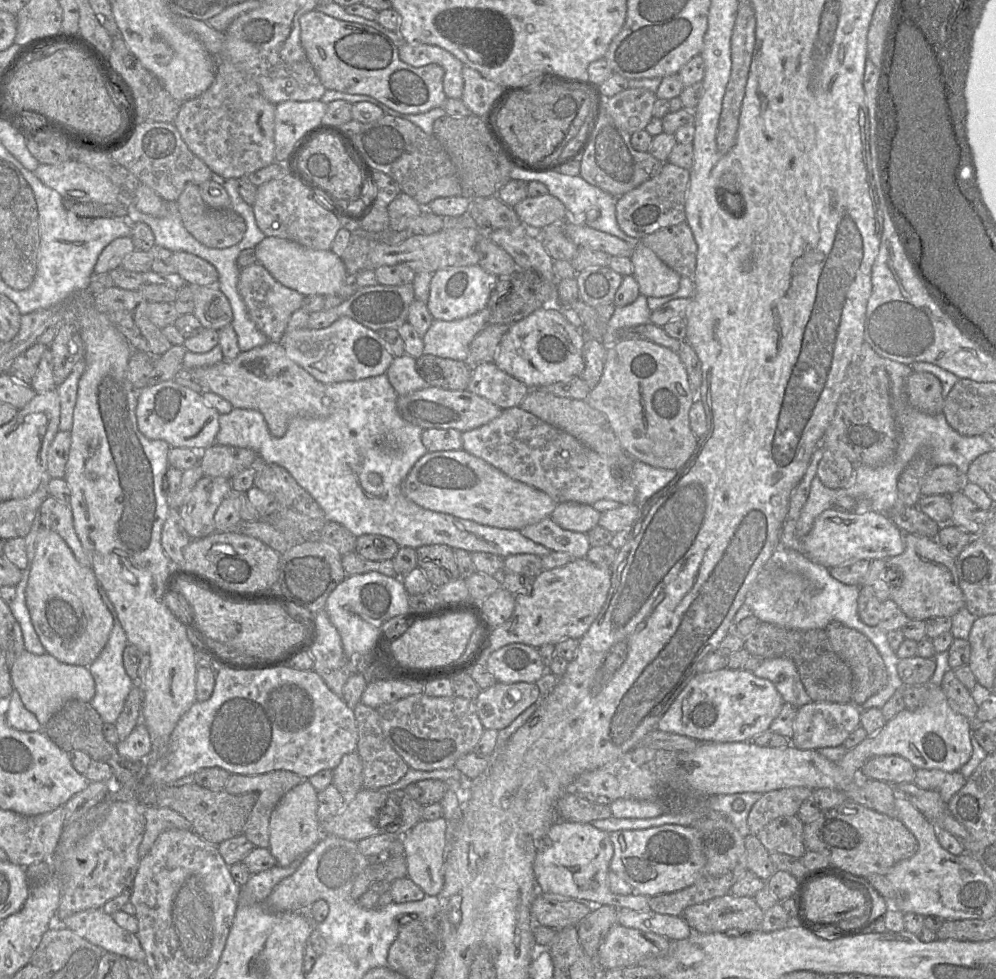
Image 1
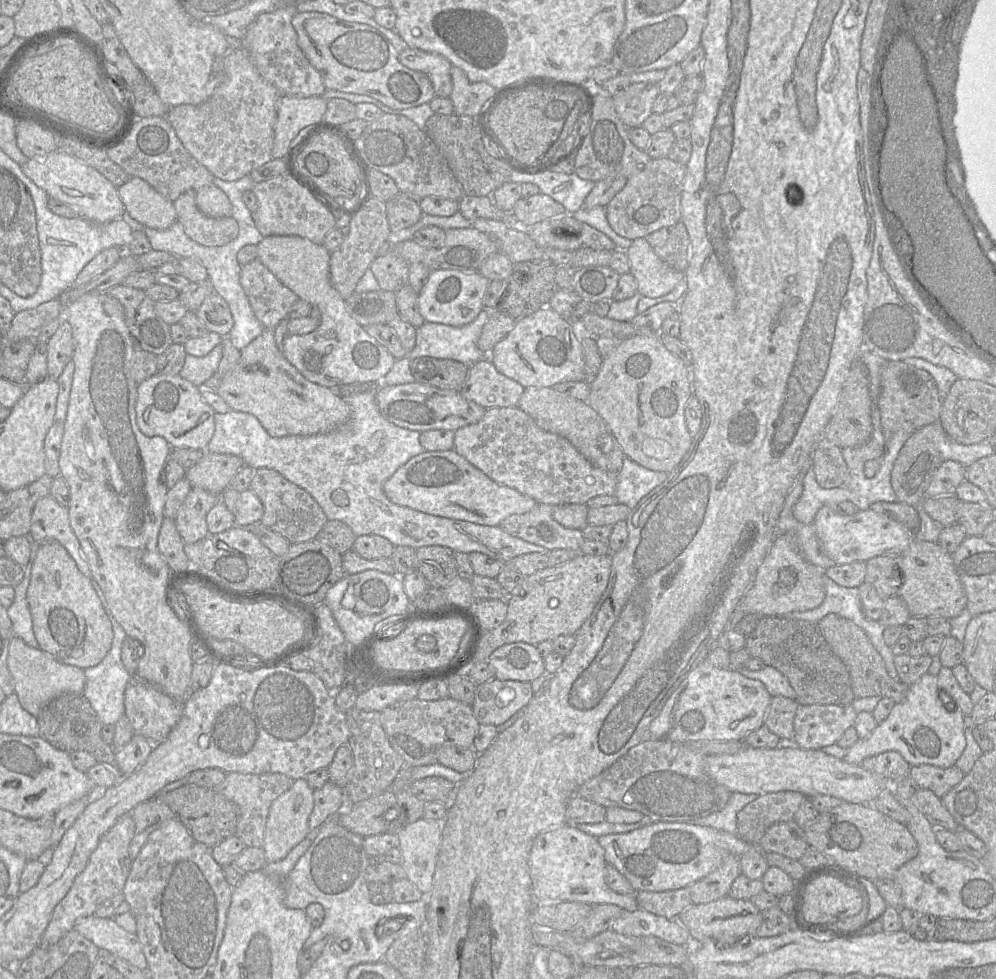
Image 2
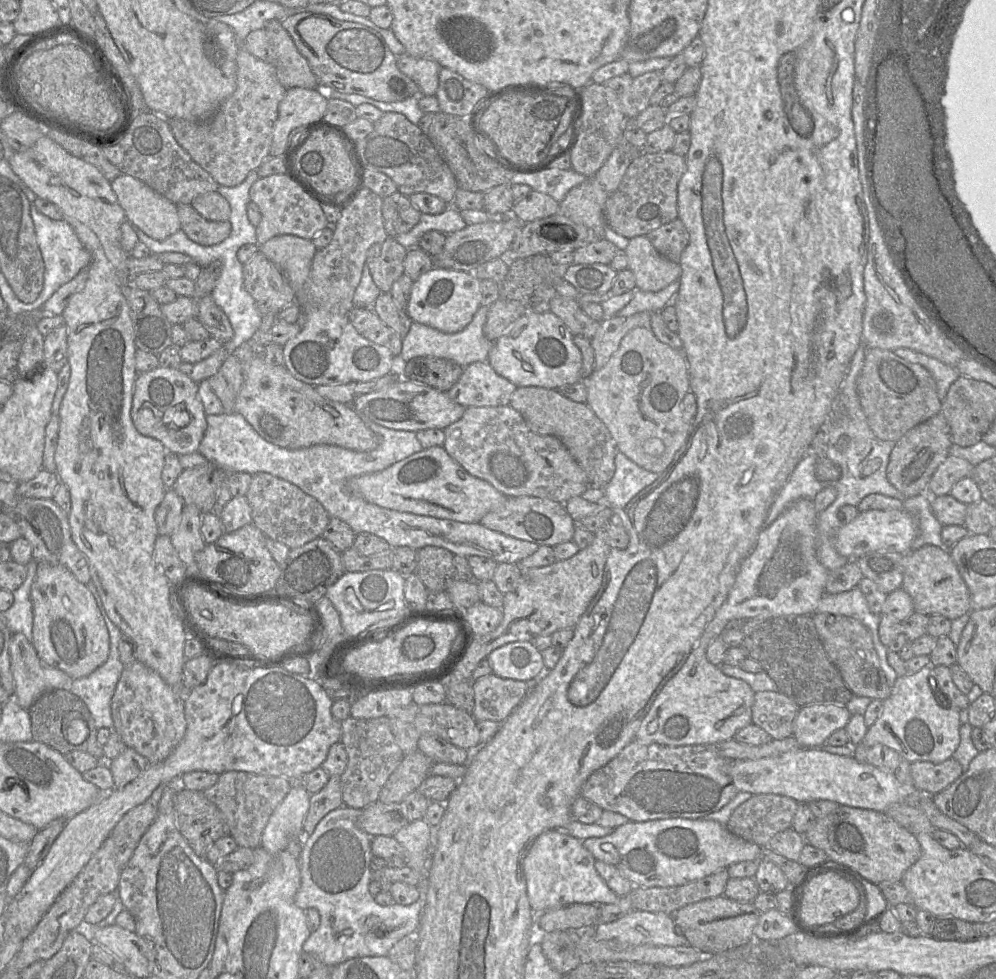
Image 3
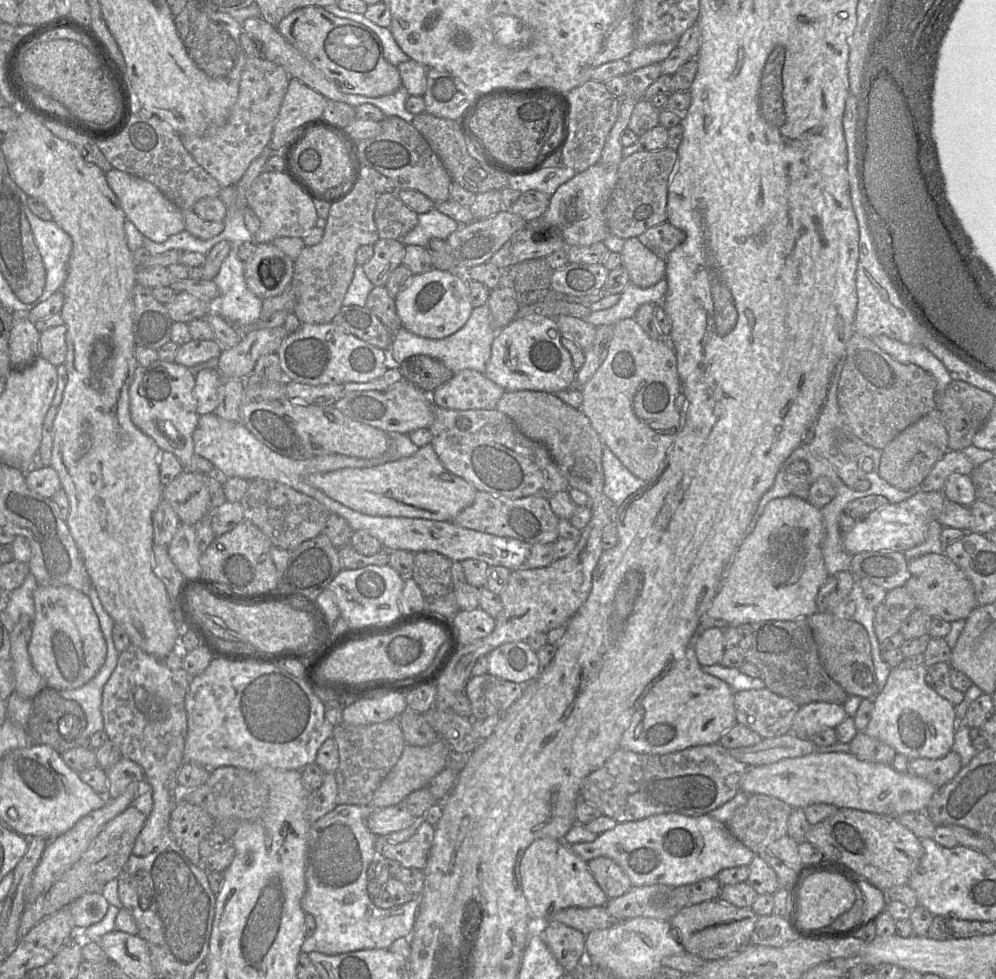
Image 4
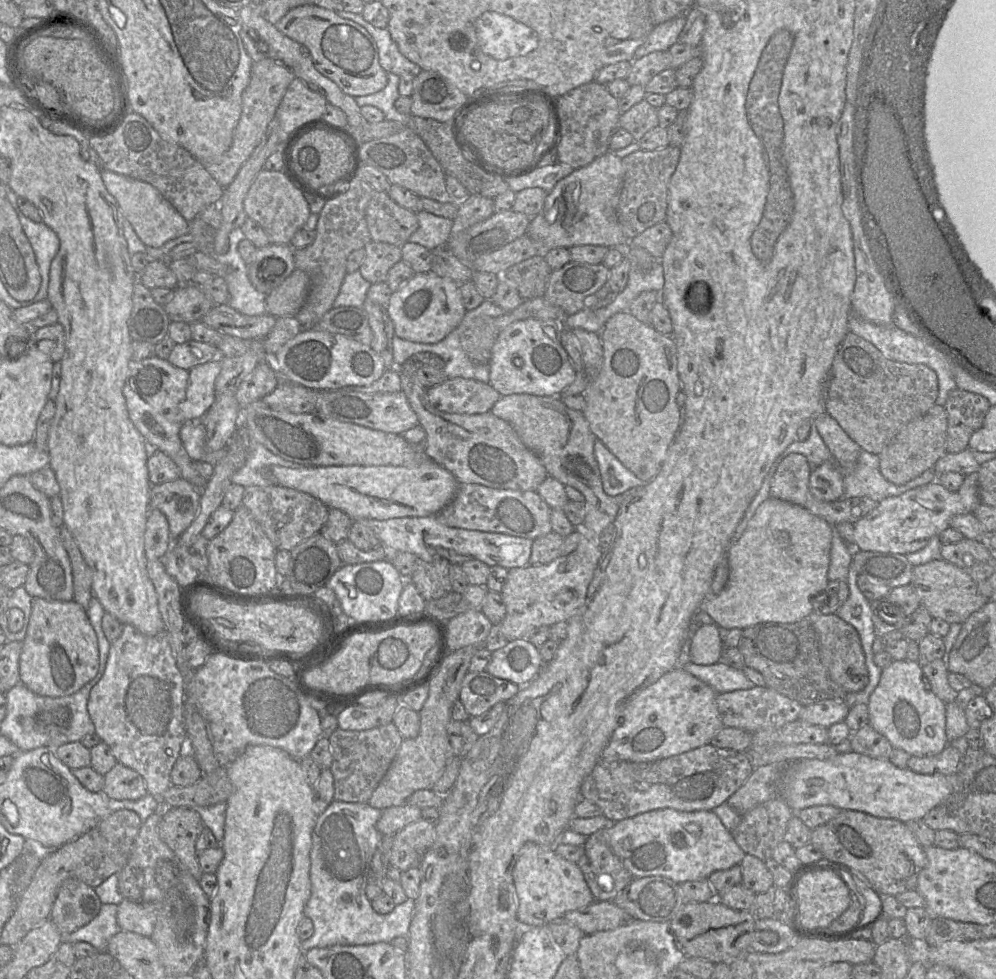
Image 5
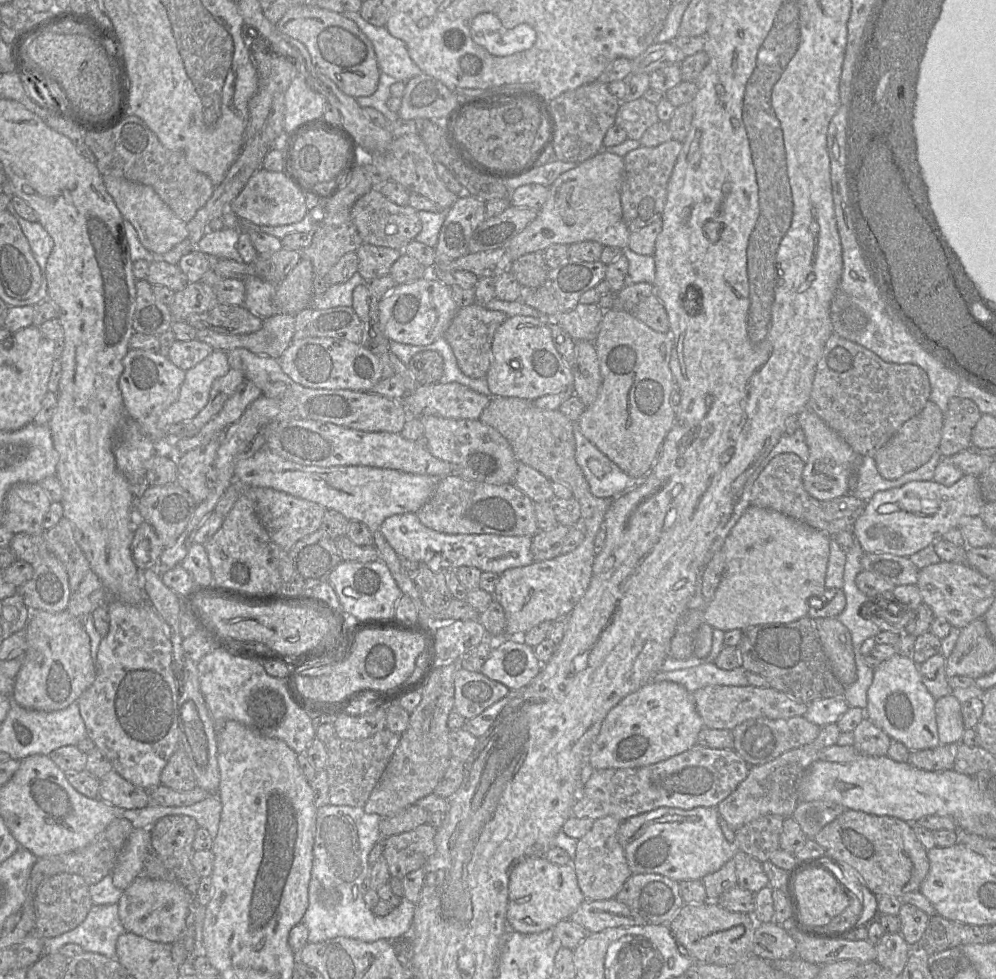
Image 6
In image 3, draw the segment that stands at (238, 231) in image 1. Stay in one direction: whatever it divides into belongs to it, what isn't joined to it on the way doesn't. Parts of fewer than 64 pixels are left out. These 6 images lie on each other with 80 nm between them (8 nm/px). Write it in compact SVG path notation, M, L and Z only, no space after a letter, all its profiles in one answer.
M191 204L176 205L181 229L195 243L212 246L229 237L232 229L229 220L211 221L201 216Z

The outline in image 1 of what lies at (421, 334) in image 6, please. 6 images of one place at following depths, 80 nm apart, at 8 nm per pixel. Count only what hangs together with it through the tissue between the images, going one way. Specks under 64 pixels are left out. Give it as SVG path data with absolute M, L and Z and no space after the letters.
M479 265L438 270L433 273L430 283L427 309L434 320L453 321L474 315L487 307L490 293L498 279Z

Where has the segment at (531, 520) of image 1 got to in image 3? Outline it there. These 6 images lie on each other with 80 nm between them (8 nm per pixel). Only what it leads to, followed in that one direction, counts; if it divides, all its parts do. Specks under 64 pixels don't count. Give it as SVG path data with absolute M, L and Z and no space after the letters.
M442 446L423 449L382 471L350 478L346 481L346 489L383 508L463 523L480 522L484 515L504 504L507 498L487 481L469 474Z

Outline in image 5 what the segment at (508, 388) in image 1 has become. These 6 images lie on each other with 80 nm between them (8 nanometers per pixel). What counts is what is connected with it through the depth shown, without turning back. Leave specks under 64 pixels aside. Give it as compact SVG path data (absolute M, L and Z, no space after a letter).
M453 378L426 391L430 405L448 414L477 415L490 412L502 397L491 385L473 379Z

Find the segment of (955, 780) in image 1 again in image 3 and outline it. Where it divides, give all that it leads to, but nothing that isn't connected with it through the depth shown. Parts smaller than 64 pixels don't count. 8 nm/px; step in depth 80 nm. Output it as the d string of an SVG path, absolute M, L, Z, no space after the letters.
M950 757L941 763L913 762L910 772L914 786L923 794L933 796L951 785L964 770L954 757Z

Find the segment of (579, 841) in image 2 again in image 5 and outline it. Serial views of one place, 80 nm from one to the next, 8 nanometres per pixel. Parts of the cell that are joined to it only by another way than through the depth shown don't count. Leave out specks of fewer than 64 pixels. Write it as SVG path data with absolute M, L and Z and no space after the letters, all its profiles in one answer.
M526 843L514 866L513 880L518 896L518 921L533 927L563 920L567 912L582 909L595 901L577 863L557 855L554 846Z

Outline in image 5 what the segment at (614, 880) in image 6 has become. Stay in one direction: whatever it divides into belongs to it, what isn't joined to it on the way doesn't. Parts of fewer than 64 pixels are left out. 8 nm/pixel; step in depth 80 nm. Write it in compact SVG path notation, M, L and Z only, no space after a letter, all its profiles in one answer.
M607 828L587 836L583 845L584 853L577 862L595 901L612 901L633 879L620 858L612 851L607 842Z

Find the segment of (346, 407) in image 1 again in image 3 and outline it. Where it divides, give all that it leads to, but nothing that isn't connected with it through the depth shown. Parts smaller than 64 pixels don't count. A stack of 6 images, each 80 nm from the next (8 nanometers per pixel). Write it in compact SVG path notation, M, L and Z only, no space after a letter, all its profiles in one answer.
M239 413L207 415L207 428L200 442L198 452L210 463L226 473L245 472L251 475L268 473L300 488L314 497L328 512L347 523L355 534L371 533L386 540L394 547L406 546L419 550L425 546L442 547L454 555L483 556L497 563L518 564L534 554L539 545L507 536L486 528L481 523L463 523L450 519L417 515L380 507L352 494L346 489L346 481L360 475L384 470L424 448L416 433L392 430L370 421L364 423L378 437L377 448L367 452L357 452L334 445L313 445L300 449L285 449L262 438L249 422Z

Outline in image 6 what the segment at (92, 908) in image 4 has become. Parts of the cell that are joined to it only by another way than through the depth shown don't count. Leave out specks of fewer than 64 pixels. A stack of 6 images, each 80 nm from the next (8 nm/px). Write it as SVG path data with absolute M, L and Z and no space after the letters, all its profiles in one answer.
M60 873L46 878L35 895L36 924L33 933L48 939L61 935L80 925L93 906L89 885L76 874Z

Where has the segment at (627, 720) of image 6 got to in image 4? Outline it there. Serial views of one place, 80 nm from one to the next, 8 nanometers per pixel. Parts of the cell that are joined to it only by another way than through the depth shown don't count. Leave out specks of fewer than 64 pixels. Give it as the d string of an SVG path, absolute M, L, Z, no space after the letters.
M689 647L685 656L651 688L642 700L621 738L620 748L639 754L663 755L689 747L717 743L726 731L737 724L734 694L735 691L728 683L703 671L694 649Z

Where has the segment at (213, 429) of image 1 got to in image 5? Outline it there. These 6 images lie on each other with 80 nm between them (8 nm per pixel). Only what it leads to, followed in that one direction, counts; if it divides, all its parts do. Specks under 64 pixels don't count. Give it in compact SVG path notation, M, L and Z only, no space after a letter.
M156 357L141 361L131 360L129 374L123 387L129 418L152 450L160 450L169 456L181 471L181 477L195 488L203 490L205 481L195 469L185 450L180 430L183 426L179 405L186 398L189 371L175 367L167 360Z

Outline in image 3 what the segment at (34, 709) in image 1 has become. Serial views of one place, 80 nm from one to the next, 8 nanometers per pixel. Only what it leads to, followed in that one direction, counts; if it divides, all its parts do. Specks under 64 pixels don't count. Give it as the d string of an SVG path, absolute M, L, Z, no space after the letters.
M22 633L11 634L9 654L14 678L13 697L27 711L42 693L54 689L68 690L73 682L65 672L46 666Z

